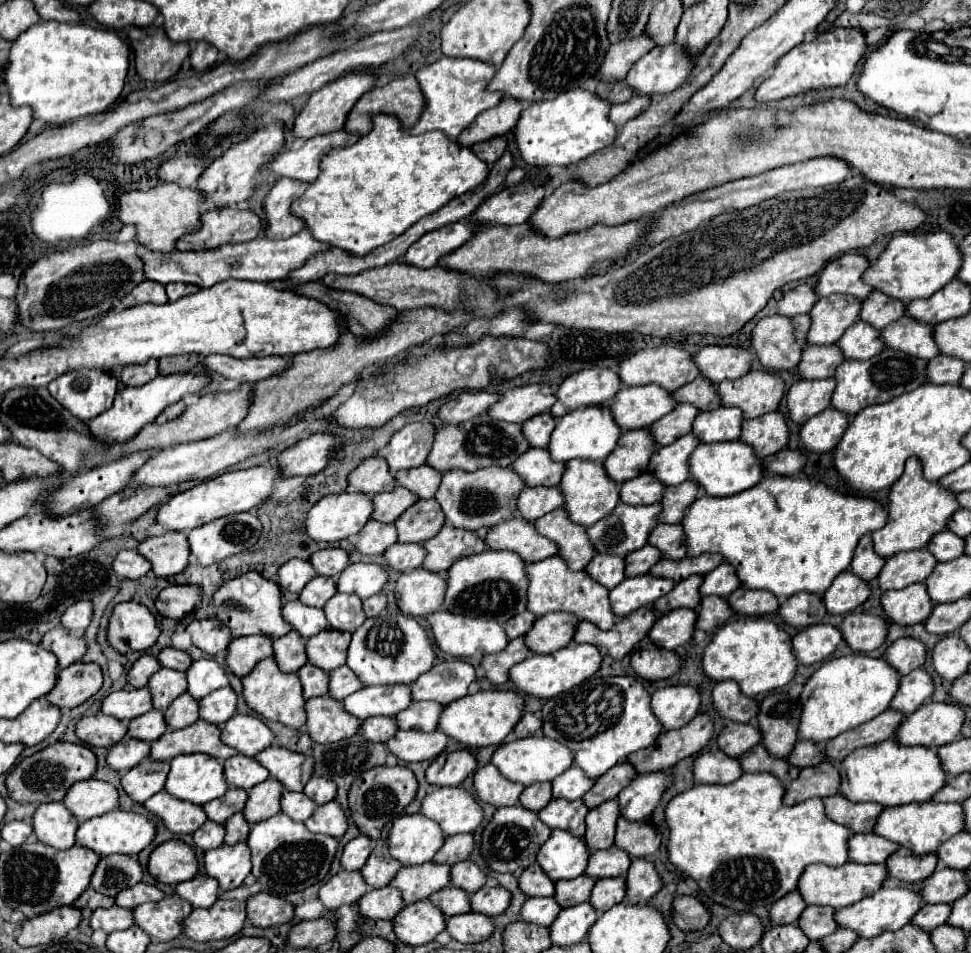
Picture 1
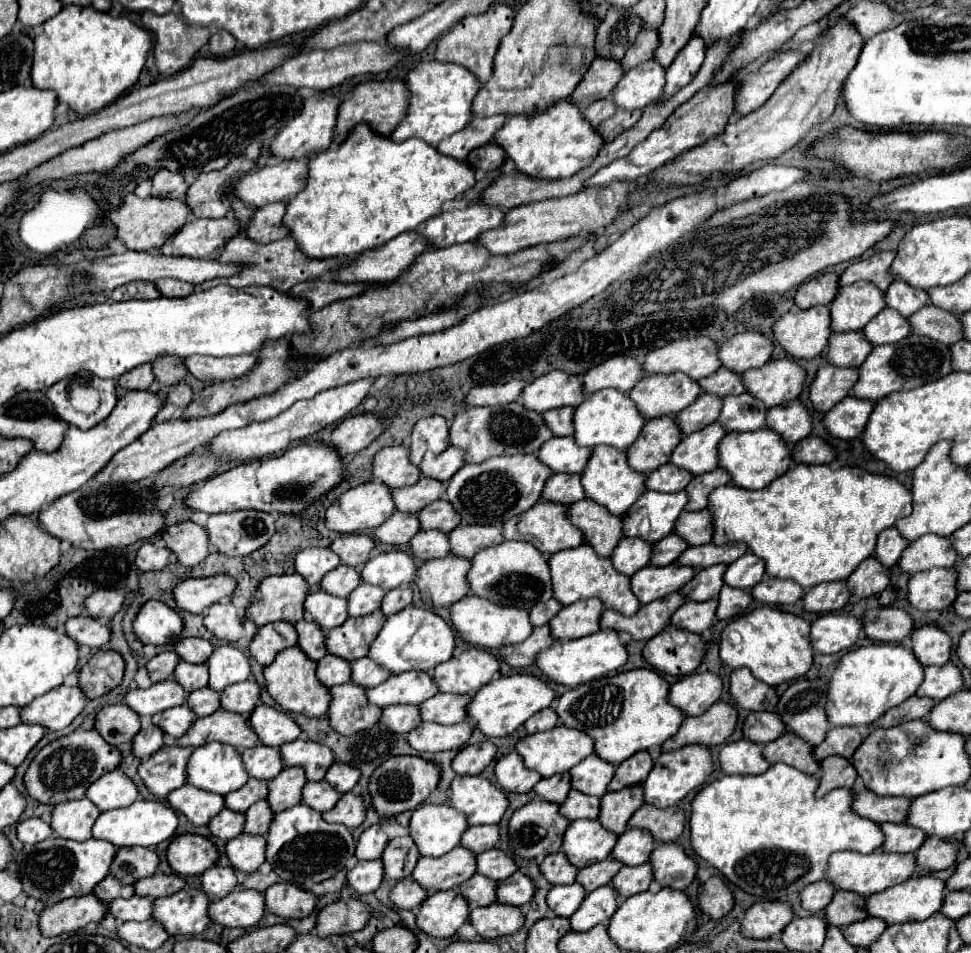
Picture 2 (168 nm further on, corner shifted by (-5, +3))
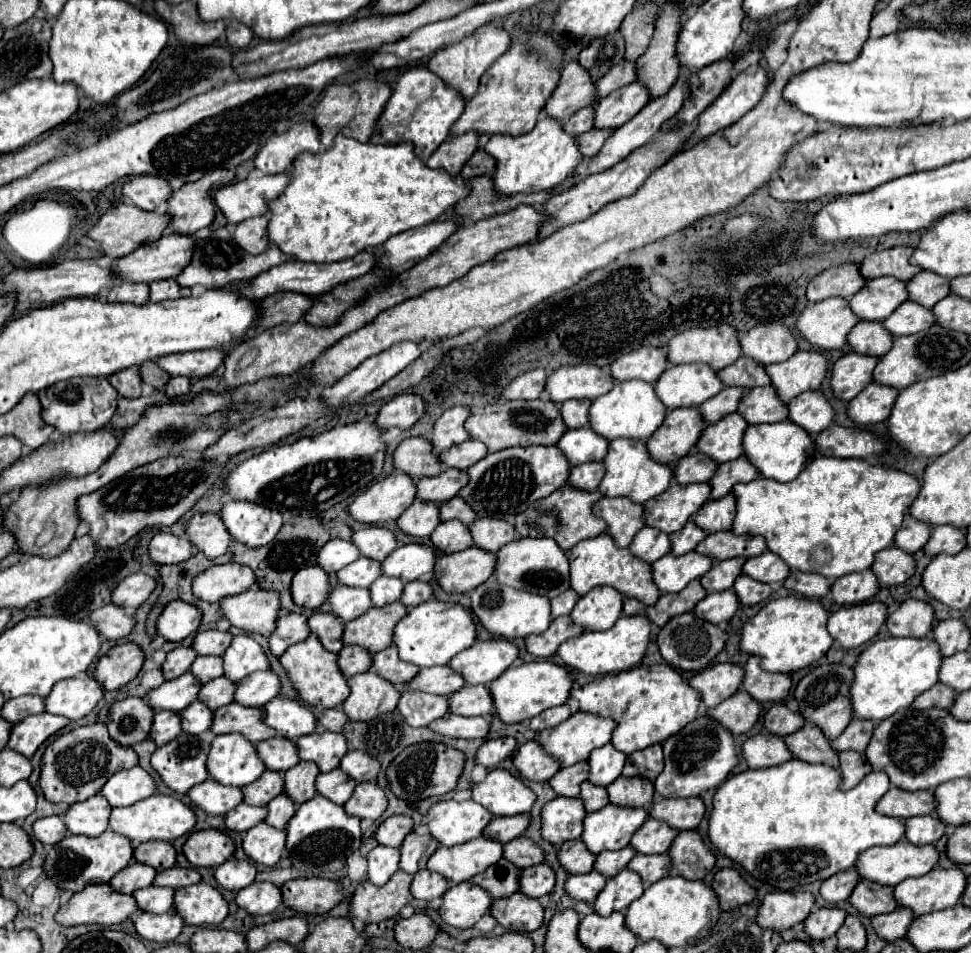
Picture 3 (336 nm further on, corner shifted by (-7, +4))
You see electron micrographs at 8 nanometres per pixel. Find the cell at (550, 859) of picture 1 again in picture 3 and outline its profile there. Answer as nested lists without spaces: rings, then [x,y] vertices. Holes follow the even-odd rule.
[[[607,805],[583,819],[581,841],[593,855],[599,855],[601,851],[623,849],[629,845],[631,835],[643,825],[645,819],[647,809]]]

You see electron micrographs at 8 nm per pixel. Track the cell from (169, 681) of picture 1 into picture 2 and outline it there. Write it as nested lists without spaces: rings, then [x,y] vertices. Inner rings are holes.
[[[185,660],[179,662],[179,666],[175,668],[175,680],[187,690],[199,690],[203,686],[207,686],[207,664],[189,664]]]

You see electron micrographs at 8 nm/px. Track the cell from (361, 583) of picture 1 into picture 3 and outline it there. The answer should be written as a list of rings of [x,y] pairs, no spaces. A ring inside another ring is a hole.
[[[401,545],[393,553],[389,553],[383,563],[383,575],[399,577],[403,581],[415,581],[433,571],[435,565],[435,549],[427,545]]]

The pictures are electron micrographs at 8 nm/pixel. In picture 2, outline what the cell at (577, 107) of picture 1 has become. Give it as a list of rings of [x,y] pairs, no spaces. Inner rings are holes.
[[[569,100],[553,104],[547,112],[535,116],[511,116],[505,120],[501,130],[493,136],[493,142],[505,150],[505,156],[515,162],[519,174],[555,180],[569,178],[581,168],[595,160],[595,154],[603,148],[603,138],[583,118],[583,110]]]

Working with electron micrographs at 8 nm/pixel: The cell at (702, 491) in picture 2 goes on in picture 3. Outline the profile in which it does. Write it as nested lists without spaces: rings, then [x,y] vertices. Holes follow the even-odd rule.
[[[745,457],[727,461],[723,465],[717,465],[717,471],[715,471],[713,479],[709,481],[709,485],[711,485],[711,499],[725,497],[735,483],[751,481],[755,477],[757,477],[757,471],[753,469],[753,465],[749,465],[749,461]]]

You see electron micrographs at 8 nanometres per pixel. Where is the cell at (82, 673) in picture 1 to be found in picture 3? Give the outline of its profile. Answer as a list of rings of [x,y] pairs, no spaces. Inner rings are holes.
[[[123,643],[111,647],[99,661],[93,679],[101,683],[105,691],[115,691],[127,685],[141,671],[143,651],[135,643]]]

